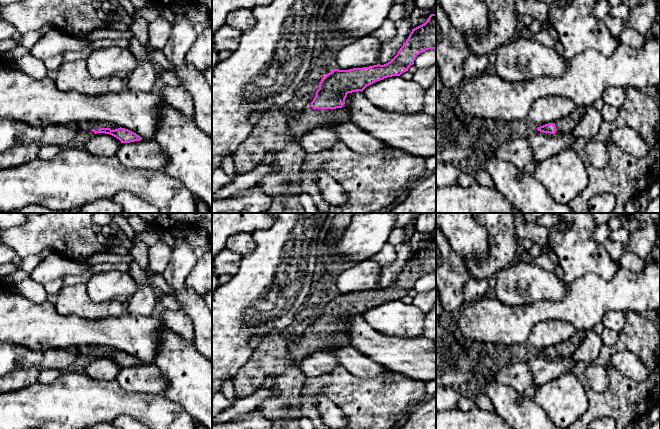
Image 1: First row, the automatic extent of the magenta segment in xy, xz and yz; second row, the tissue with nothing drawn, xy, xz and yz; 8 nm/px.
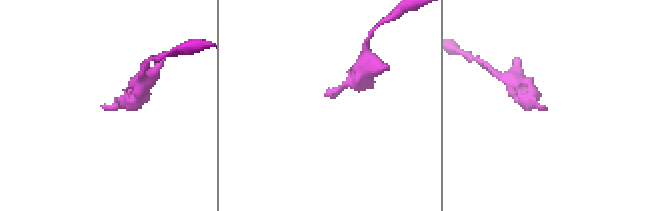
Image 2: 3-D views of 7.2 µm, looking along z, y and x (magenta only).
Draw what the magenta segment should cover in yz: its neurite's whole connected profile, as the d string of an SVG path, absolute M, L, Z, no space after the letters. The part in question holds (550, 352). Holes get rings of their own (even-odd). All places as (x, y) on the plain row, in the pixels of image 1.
M586 330L576 331L576 333L568 340L557 344L555 347L548 347L537 352L538 355L543 357L559 358L572 357L578 349L586 335Z

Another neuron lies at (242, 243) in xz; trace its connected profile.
M250 232L232 234L226 241L226 248L242 257L254 252L256 243Z

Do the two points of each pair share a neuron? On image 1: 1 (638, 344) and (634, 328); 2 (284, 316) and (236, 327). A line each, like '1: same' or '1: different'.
1: same
2: same

